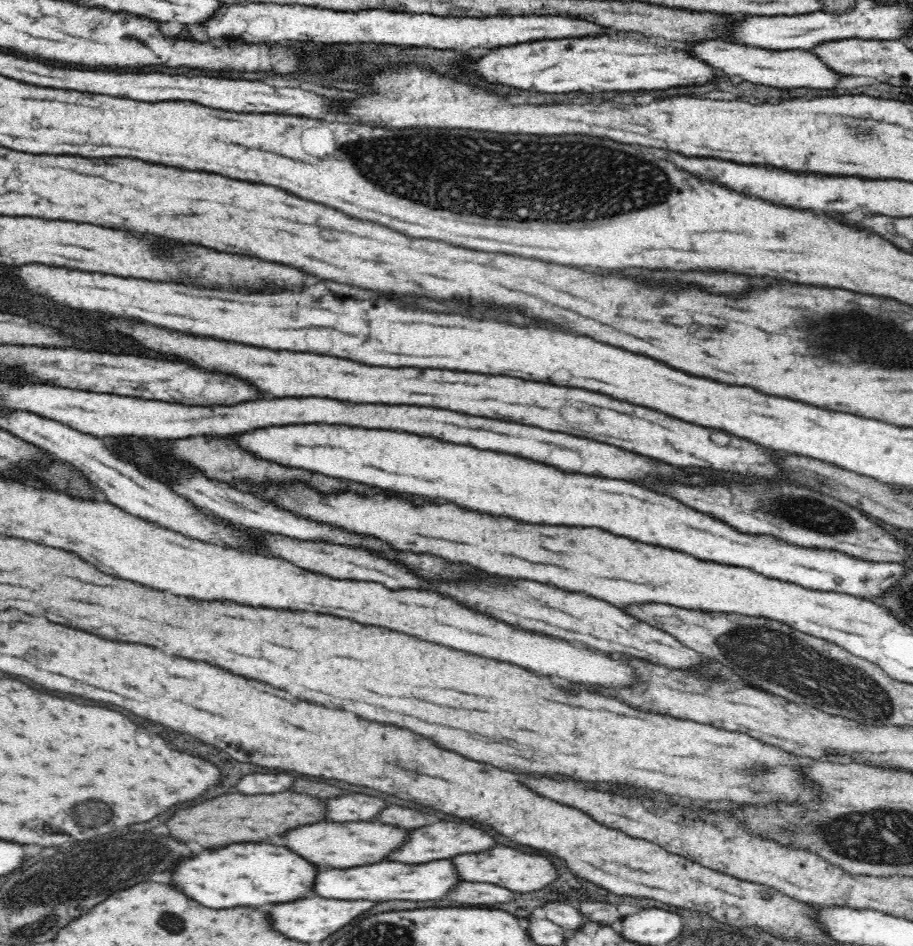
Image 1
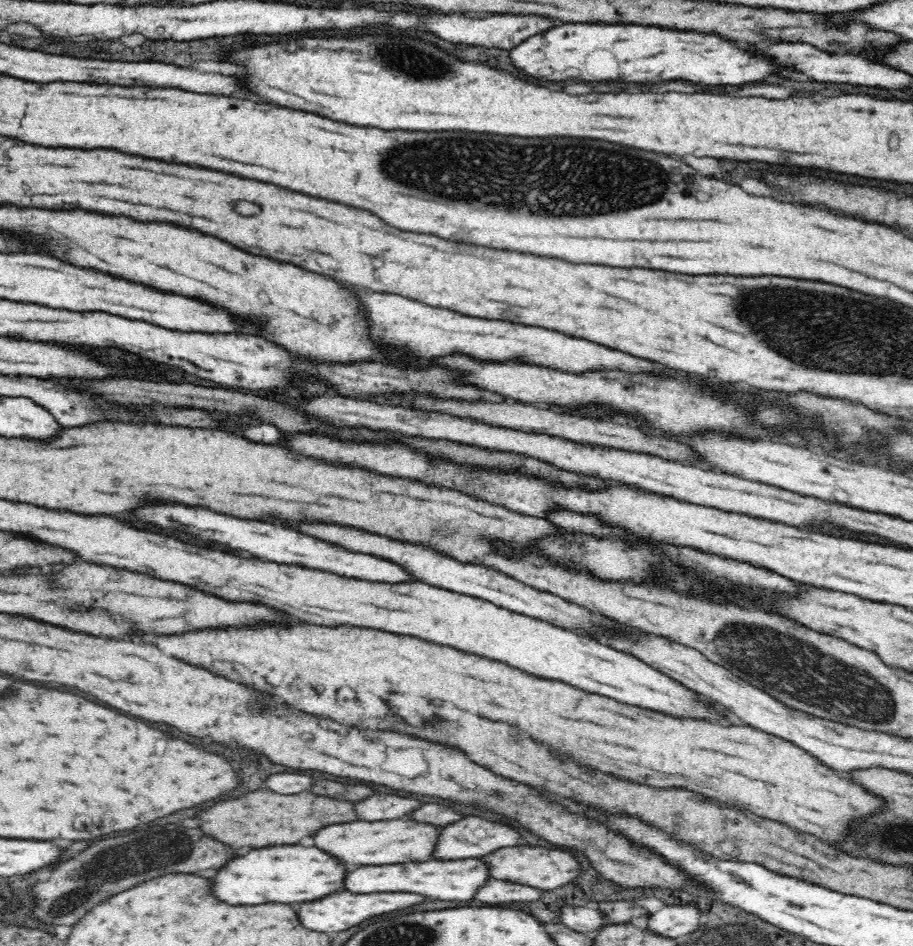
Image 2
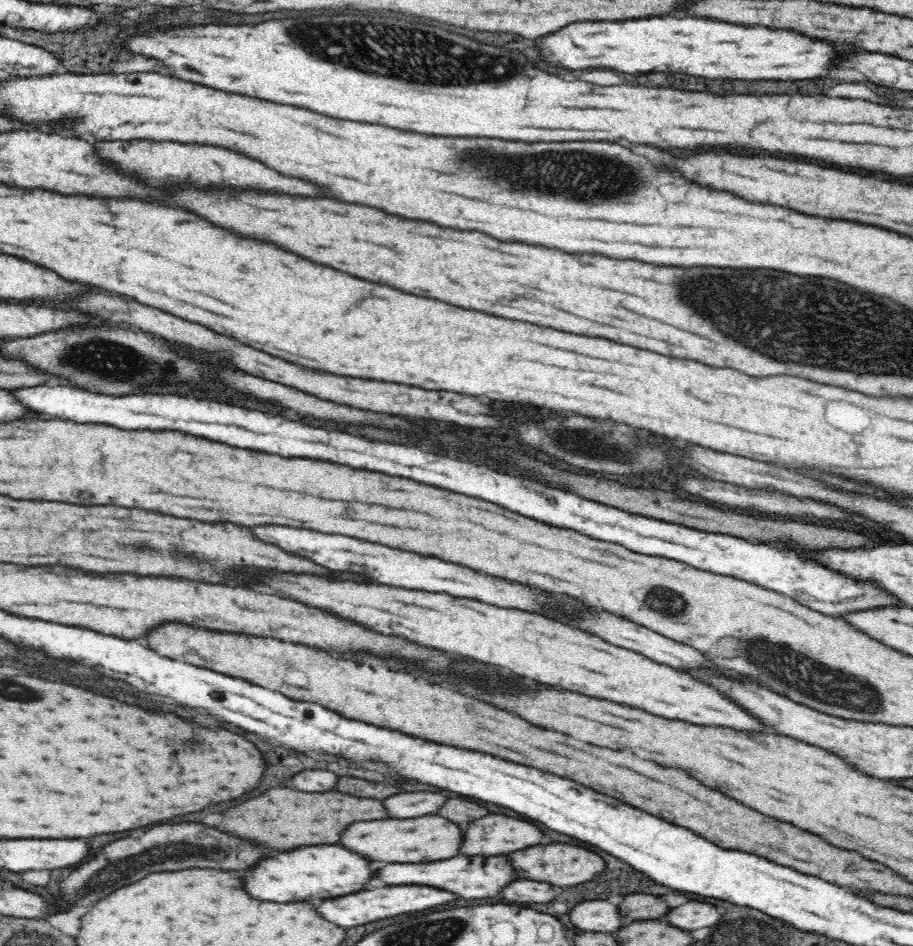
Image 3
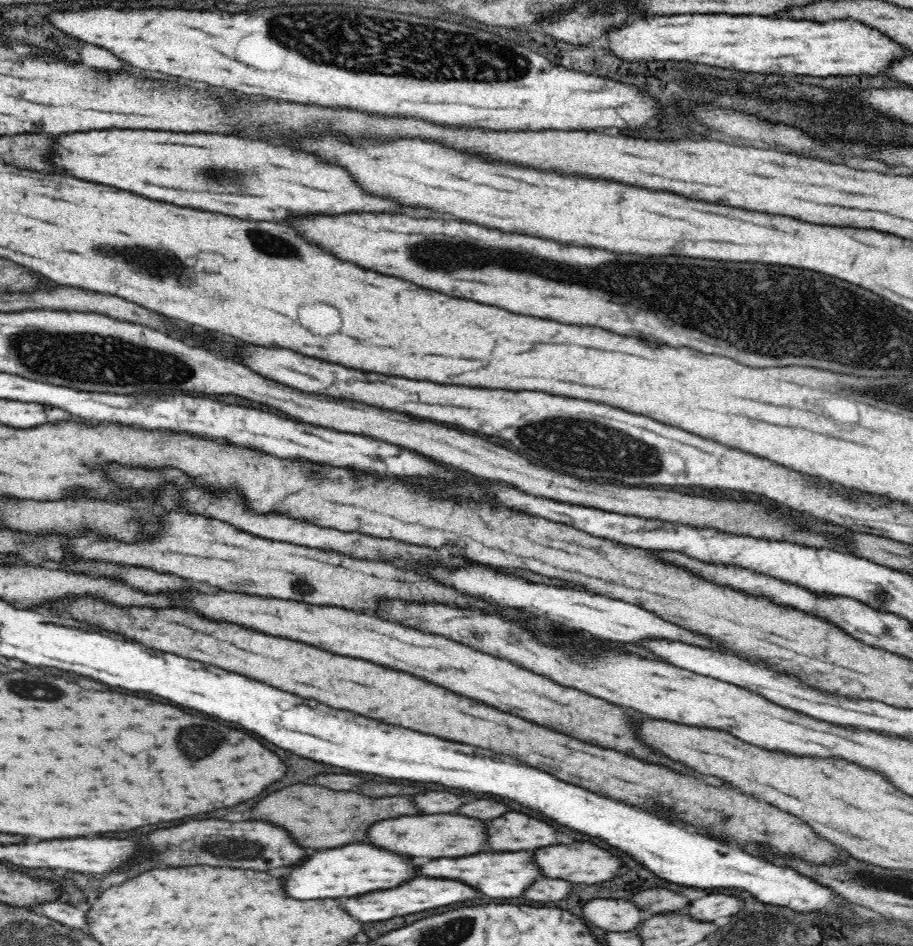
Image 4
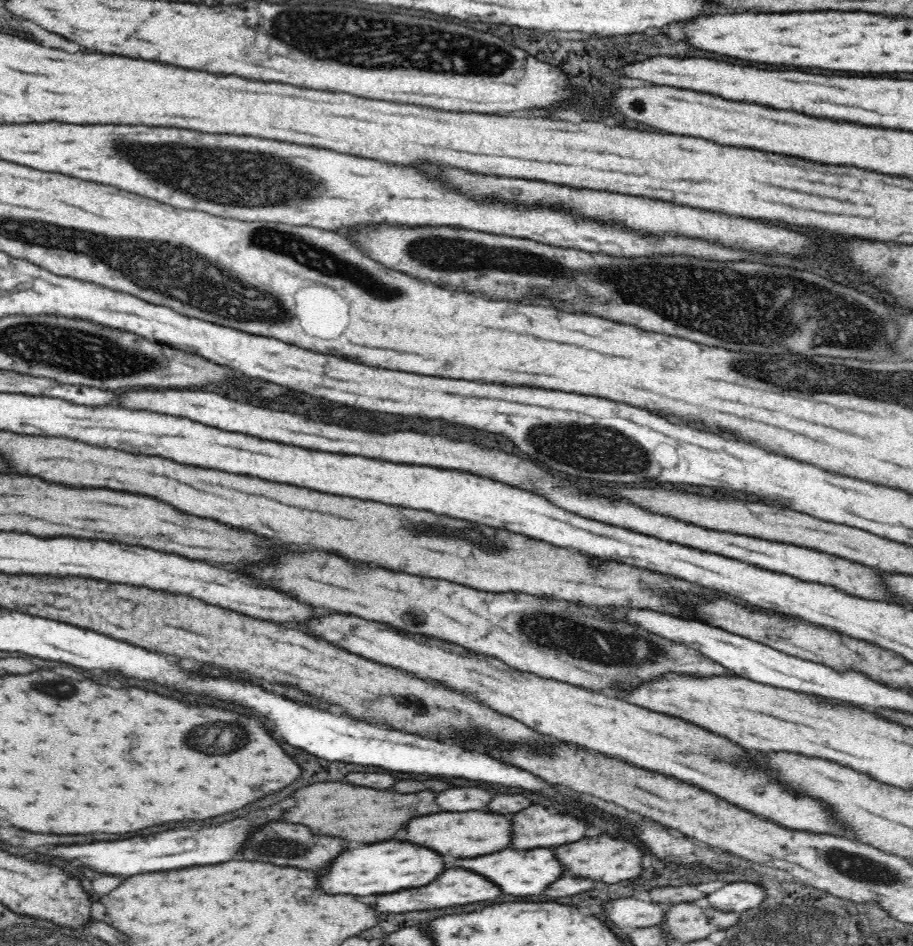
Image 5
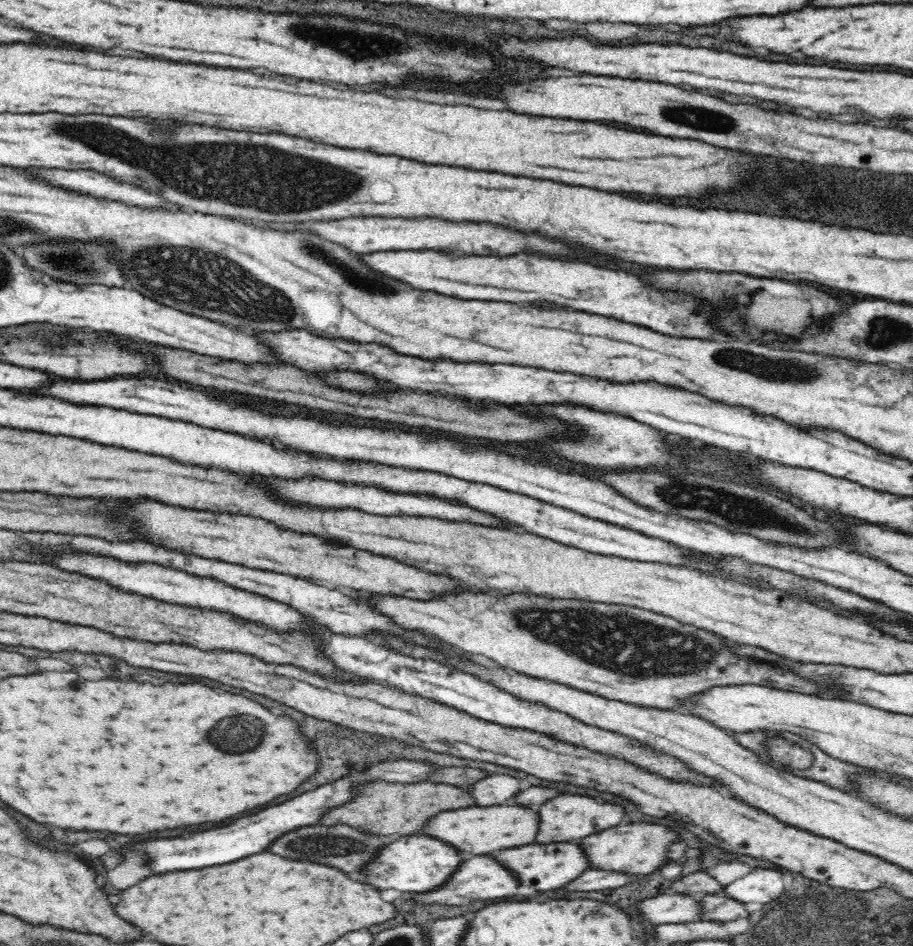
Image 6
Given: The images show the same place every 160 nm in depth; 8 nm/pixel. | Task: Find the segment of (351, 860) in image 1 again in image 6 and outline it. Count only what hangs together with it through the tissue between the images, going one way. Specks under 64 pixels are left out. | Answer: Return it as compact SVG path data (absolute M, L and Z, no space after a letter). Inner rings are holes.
M474 806L474 808L464 808L464 810L448 810L428 820L424 824L422 834L440 838L460 852L480 856L480 854L490 854L496 850L524 846L528 842L534 842L538 834L538 814L534 810L520 808L520 806L486 806L486 808Z

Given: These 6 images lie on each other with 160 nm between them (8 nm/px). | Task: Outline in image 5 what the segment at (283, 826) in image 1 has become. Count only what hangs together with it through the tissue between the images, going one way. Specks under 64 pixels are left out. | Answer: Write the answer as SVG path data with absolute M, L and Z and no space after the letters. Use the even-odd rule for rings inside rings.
M318 782L294 792L294 806L284 812L284 822L304 824L312 834L338 836L344 842L380 842L394 836L410 818L422 814L436 814L440 808L434 802L434 792L392 794L374 788L352 786L346 782Z

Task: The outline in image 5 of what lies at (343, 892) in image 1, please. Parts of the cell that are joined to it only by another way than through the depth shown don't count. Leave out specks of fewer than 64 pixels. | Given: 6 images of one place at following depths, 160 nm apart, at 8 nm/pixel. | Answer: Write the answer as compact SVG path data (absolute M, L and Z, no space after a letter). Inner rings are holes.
M536 848L536 850L500 850L496 854L486 854L486 856L478 856L478 858L464 858L464 860L456 860L454 864L446 864L446 868L464 868L464 870L476 870L476 874L488 878L492 884L500 886L500 890L504 894L510 896L534 896L540 894L546 886L550 886L556 878L560 878L562 866L558 864L554 852L550 848Z

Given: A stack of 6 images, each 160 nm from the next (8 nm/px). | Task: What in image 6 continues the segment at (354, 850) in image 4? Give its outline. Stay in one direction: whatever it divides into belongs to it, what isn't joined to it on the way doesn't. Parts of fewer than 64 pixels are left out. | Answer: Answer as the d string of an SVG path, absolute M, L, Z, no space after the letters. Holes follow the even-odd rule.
M404 836L388 846L382 848L382 852L368 862L366 870L360 872L362 882L374 886L376 890L400 890L400 892L428 892L438 888L448 880L452 872L456 872L458 864L462 862L460 854L444 844L438 838L428 836Z

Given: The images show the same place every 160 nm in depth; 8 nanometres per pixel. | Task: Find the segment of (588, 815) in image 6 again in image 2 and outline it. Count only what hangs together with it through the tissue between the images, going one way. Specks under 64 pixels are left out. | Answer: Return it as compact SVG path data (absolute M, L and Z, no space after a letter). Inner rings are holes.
M468 816L442 828L436 842L436 860L460 860L486 856L498 848L516 846L520 834L506 824L496 824L482 820L478 816Z

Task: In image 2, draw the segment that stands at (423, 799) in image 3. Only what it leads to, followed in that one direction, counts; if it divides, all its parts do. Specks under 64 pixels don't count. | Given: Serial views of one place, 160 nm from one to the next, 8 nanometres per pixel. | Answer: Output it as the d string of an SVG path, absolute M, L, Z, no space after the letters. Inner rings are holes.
M372 796L356 802L356 816L360 820L392 820L416 810L422 802L400 796Z

